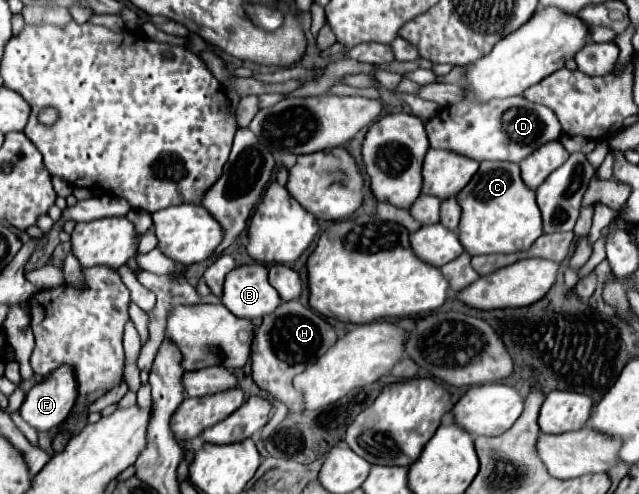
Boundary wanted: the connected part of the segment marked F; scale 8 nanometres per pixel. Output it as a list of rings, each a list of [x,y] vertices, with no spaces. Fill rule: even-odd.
[[[62,364],[62,368],[42,378],[20,406],[20,416],[36,430],[50,432],[62,424],[78,398],[78,384],[74,384],[74,372]]]

